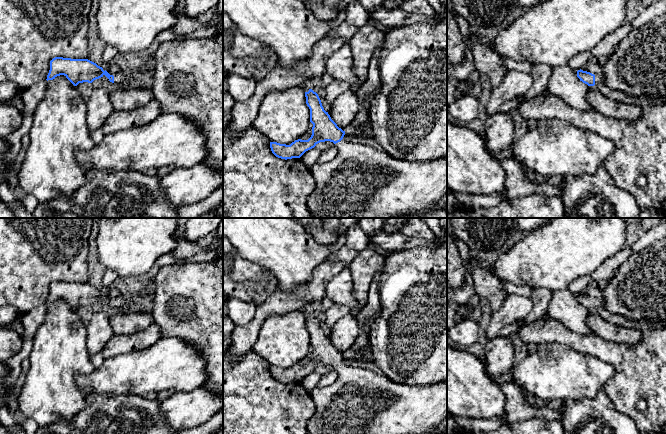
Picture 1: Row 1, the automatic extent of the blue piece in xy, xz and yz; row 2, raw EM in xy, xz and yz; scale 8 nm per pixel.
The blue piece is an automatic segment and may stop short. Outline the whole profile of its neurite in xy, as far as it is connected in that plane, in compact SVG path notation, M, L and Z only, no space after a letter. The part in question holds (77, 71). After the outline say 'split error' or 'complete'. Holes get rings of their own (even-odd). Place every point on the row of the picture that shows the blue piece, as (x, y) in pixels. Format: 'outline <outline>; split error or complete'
outline M55 57L50 61L50 70L46 80L53 80L60 75L64 75L74 86L77 86L83 82L92 83L104 75L110 82L121 84L129 79L131 73L119 69L119 72L113 76L88 59Z; split error

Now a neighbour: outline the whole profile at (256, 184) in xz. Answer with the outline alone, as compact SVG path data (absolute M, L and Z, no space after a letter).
M252 126L235 136L231 129L223 130L223 218L313 218L307 207L307 200L315 188L315 180L309 169L299 158L281 159L270 148L270 140Z

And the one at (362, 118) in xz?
M376 90L369 98L361 98L357 96L359 102L359 111L347 130L352 130L356 132L362 126L371 125L369 119L369 106L372 98L378 92L379 90Z

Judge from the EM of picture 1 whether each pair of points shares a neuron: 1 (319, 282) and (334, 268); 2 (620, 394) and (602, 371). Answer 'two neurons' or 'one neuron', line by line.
1: one neuron
2: two neurons

